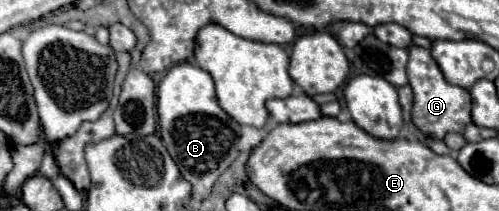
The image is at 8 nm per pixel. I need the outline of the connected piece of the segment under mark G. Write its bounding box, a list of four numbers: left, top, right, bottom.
[407,46,471,140]

